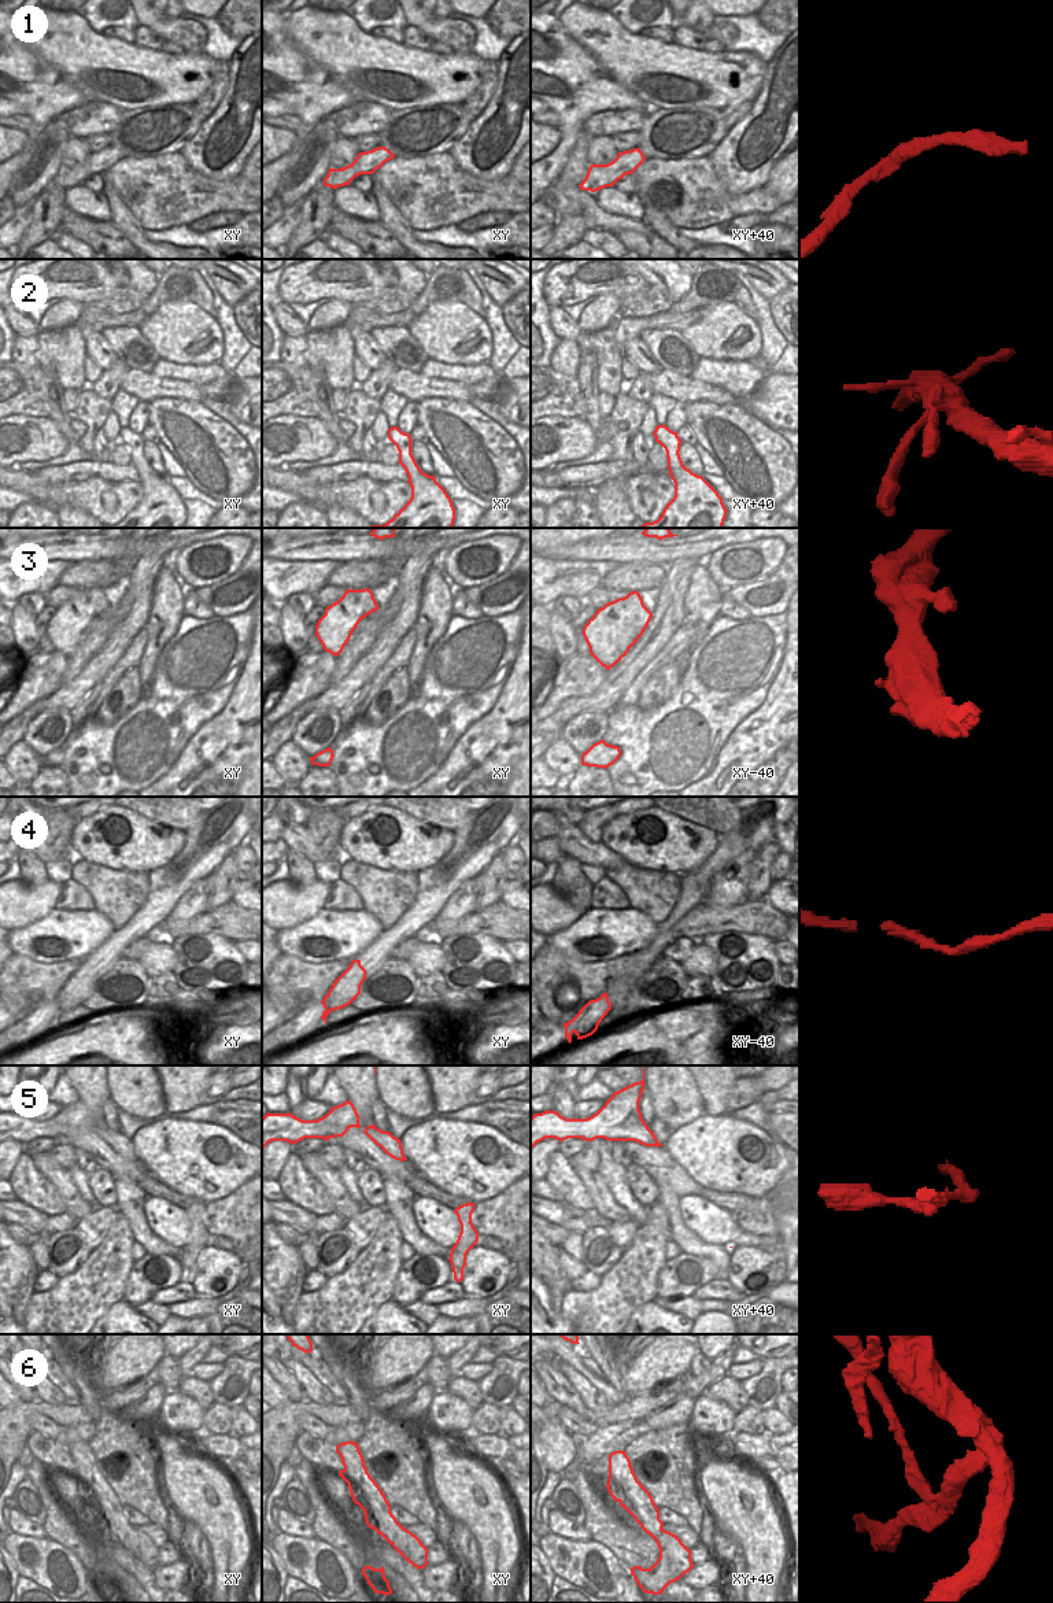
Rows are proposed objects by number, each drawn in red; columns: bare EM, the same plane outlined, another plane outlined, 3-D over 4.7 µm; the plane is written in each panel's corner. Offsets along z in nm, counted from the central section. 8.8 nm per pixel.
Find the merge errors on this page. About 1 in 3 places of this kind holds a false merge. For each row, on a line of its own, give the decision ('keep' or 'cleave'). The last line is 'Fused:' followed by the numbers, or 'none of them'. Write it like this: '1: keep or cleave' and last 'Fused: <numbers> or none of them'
1: cleave
2: keep
3: keep
4: keep
5: keep
6: cleave
Fused: 1, 6

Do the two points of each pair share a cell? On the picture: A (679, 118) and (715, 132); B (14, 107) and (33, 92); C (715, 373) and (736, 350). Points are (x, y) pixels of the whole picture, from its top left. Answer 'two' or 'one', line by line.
A: one
B: two
C: two

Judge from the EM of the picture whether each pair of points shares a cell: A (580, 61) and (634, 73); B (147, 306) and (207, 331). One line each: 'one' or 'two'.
A: two
B: two

